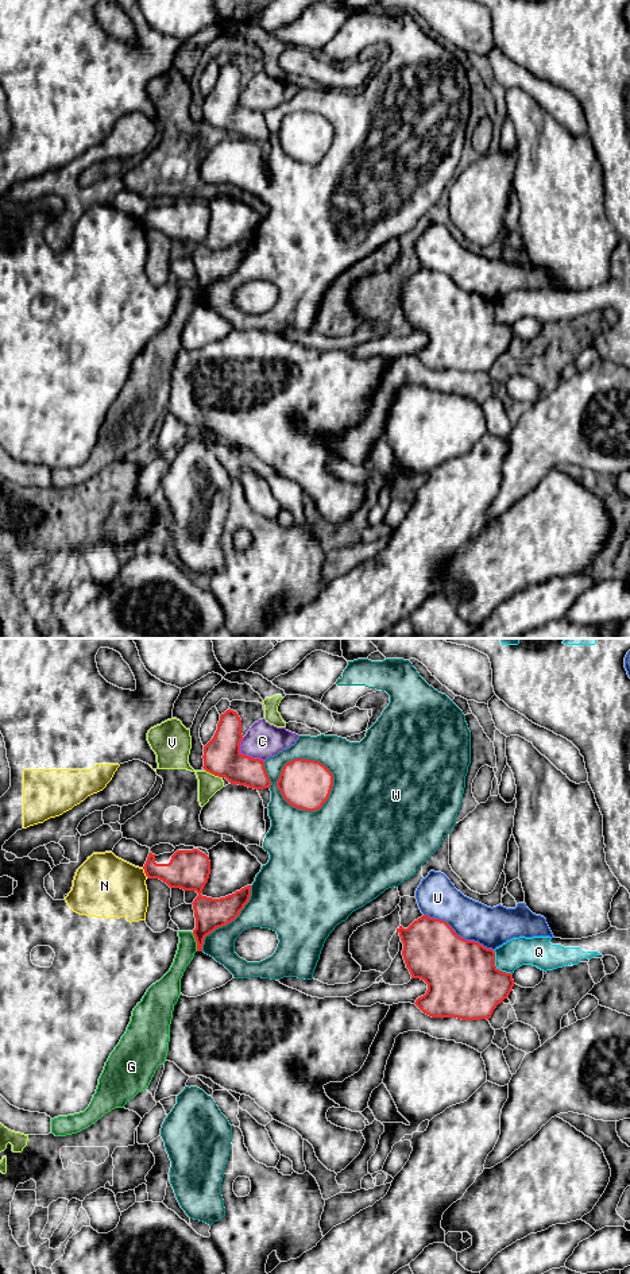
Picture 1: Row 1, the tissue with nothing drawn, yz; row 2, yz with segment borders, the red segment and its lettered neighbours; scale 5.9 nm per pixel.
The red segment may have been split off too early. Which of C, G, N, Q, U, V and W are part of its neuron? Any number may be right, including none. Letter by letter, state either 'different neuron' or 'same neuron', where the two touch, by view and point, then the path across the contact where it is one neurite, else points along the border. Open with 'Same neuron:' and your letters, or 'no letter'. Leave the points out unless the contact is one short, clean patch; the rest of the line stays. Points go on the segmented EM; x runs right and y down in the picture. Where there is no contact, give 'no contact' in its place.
Same neuron: no letter
C: different neuron; meets red in yz at (243, 755)
G: different neuron; meets red in yz at (196, 941); border along yz (192, 933), (197, 950)
N: different neuron; meets red in yz at (145, 872); border along yz (142, 868), (147, 876)
Q: different neuron; meets red in yz at (495, 966)
U: different neuron; meets red in yz at (457, 935)
V: different neuron; meets red in yz at (213, 773)
W: different neuron; meets red in yz at (331, 773)

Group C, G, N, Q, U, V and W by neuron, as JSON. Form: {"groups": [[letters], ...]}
{"groups": [["C", "G"], ["N"], ["Q"], ["U"], ["V"], ["W"]]}

